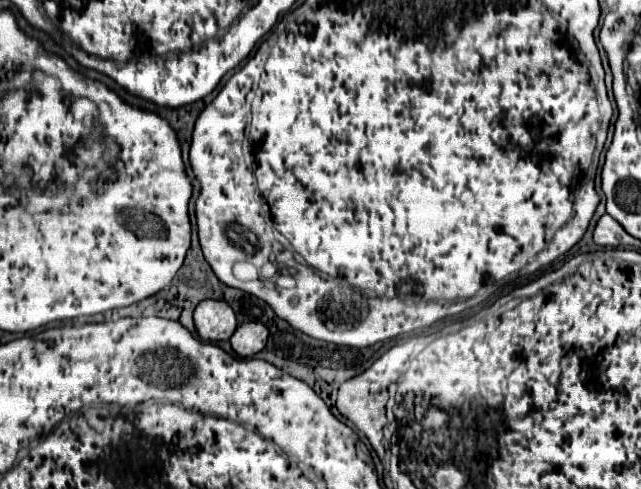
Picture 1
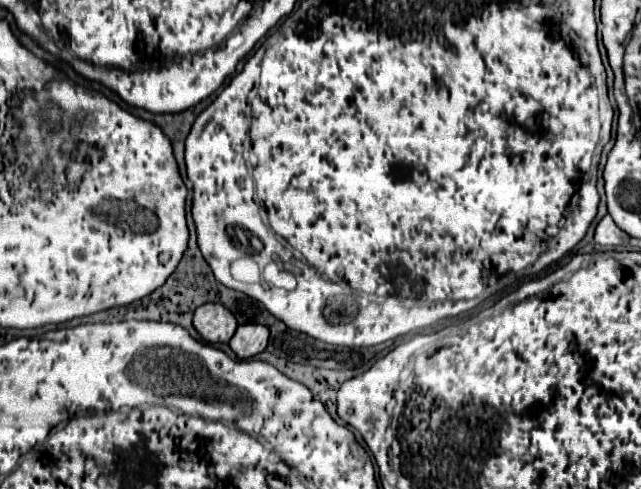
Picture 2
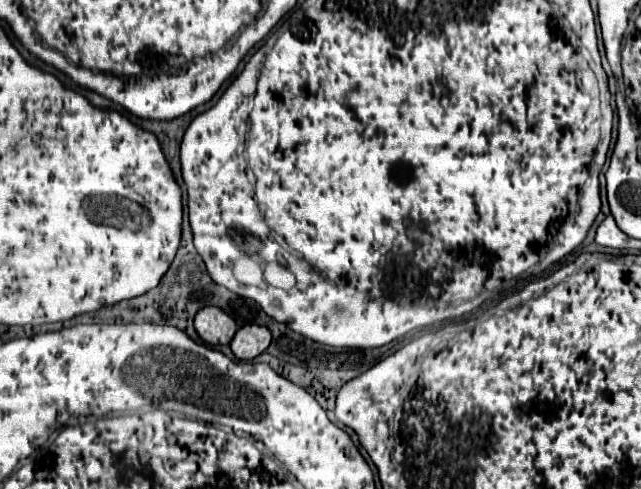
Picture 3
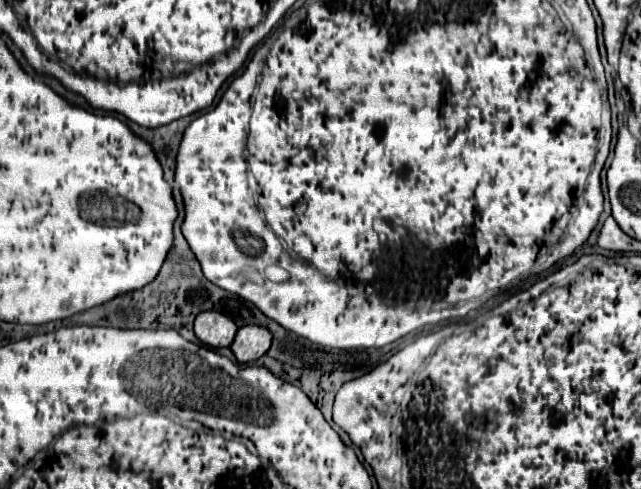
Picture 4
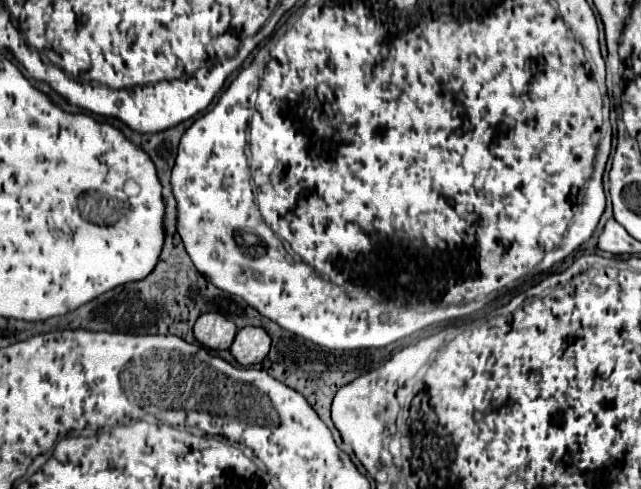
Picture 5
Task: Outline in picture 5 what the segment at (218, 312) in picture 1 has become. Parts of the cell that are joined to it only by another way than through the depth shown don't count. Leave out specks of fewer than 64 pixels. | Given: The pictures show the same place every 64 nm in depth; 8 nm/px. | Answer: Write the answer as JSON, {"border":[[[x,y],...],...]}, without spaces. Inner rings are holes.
{"border":[[[204,314],[194,324],[194,338],[210,350],[228,350],[238,328],[220,314]]]}

